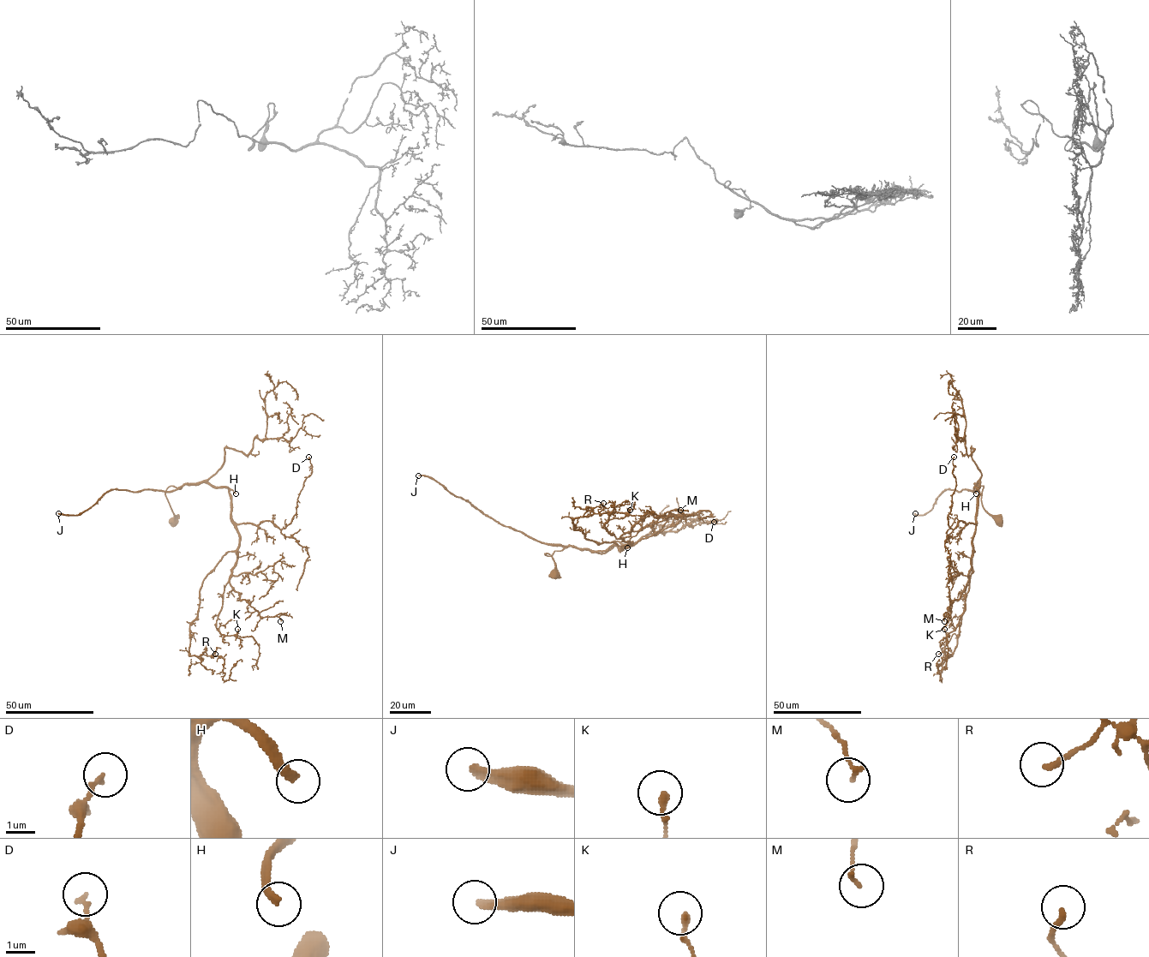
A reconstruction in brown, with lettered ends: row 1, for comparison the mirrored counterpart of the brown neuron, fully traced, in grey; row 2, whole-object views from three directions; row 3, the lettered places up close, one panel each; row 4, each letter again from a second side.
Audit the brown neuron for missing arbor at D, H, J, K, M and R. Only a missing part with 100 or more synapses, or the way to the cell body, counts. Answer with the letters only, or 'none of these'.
H, J

